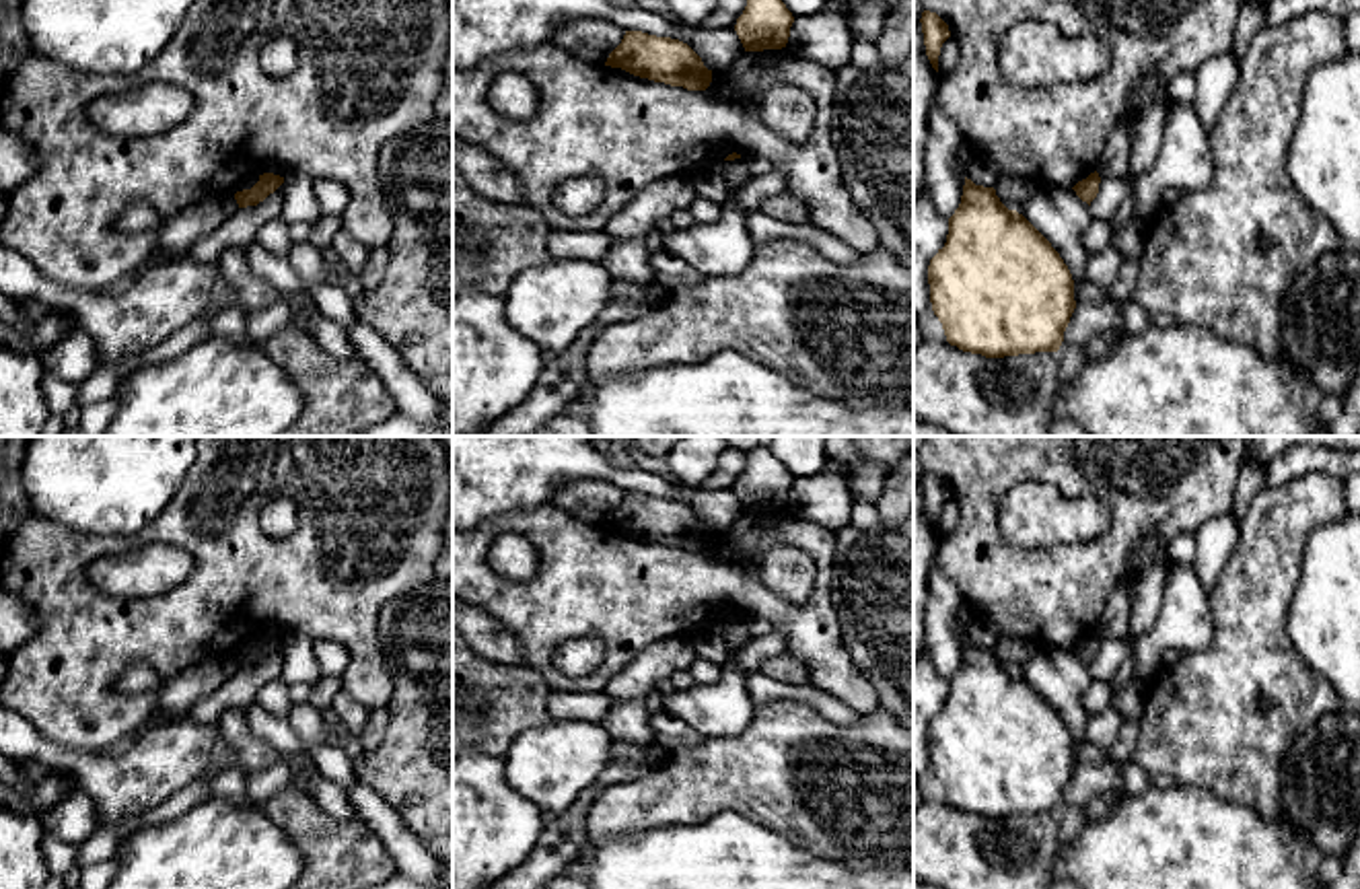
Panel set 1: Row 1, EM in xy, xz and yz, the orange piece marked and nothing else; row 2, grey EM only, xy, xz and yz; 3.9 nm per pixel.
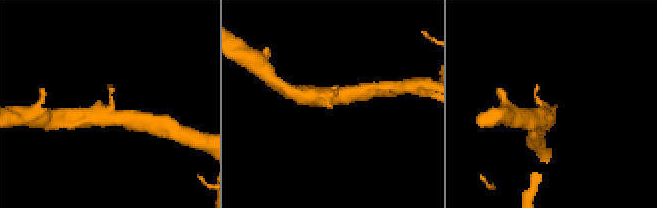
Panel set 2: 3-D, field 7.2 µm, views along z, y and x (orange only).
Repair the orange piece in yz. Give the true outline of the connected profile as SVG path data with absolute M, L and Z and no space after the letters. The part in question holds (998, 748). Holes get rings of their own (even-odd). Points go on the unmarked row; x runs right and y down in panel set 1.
M967 638L928 745L946 803L986 819L1058 813L1076 770L1072 735L1051 704Z

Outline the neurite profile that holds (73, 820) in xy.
M74 788L45 811L41 825L58 840L80 846L99 829L99 815L93 798Z

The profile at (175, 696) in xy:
M235 654L214 656L183 673L163 679L148 663L136 659L123 671L119 683L138 694L152 691L156 710L148 720L150 731L189 716L193 704L228 683L239 671Z

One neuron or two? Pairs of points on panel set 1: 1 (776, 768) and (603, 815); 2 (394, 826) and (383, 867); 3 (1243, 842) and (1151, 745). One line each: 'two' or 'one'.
1: one
2: two
3: two

